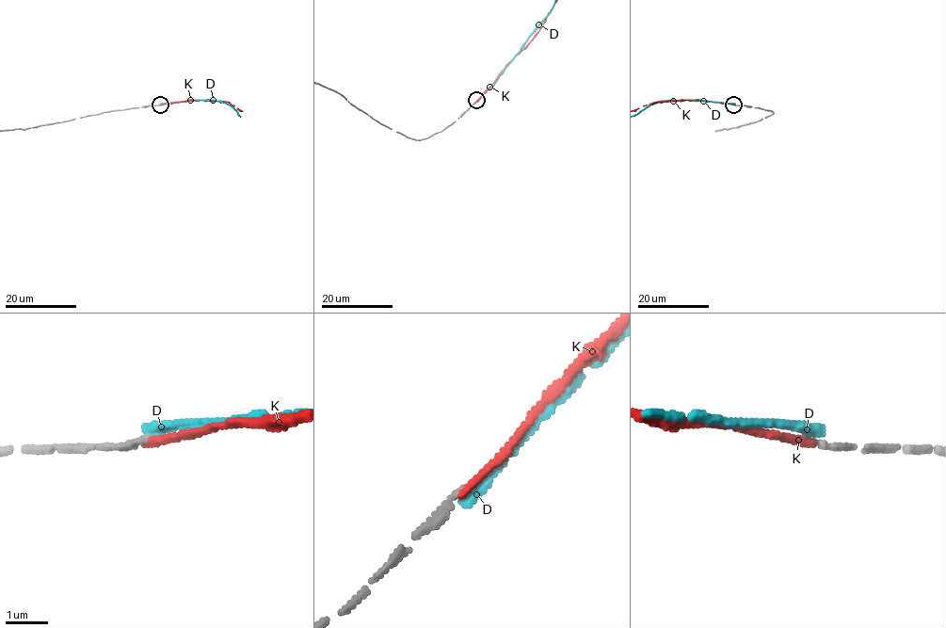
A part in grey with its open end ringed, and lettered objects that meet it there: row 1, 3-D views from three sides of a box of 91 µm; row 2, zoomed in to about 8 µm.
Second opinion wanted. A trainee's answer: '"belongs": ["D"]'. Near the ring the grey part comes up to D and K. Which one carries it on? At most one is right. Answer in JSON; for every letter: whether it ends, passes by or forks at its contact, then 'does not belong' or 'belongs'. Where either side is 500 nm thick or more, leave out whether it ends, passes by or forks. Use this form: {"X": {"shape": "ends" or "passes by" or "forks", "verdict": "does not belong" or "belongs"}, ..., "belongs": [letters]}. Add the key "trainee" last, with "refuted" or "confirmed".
{"D": {"shape": "ends", "verdict": "does not belong"}, "K": {"shape": "ends", "verdict": "belongs"}, "belongs": ["K"], "trainee": "refuted"}

